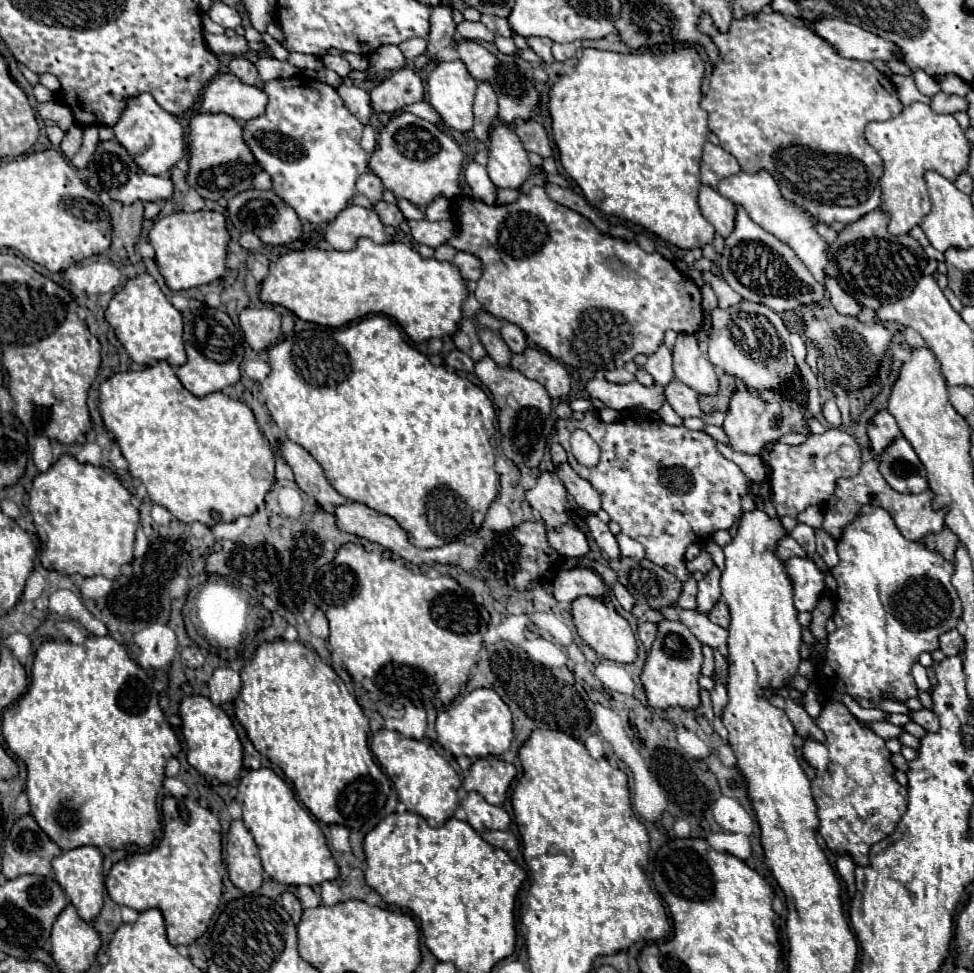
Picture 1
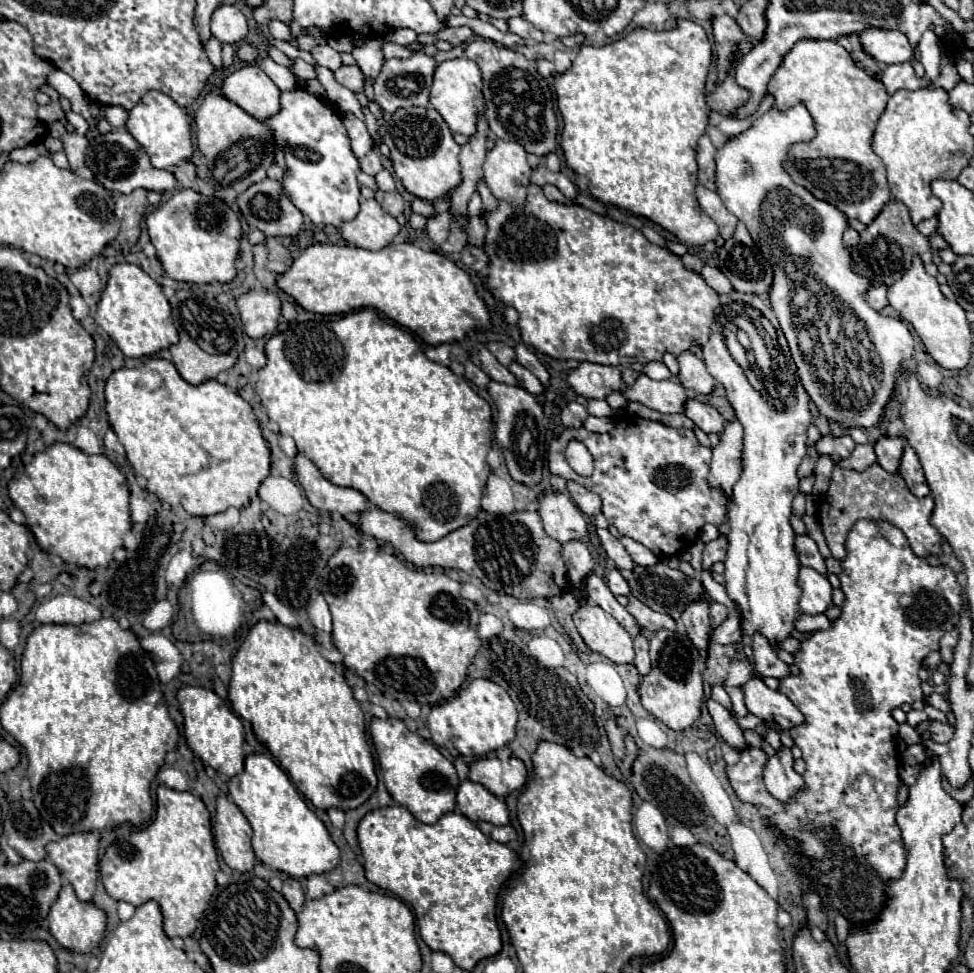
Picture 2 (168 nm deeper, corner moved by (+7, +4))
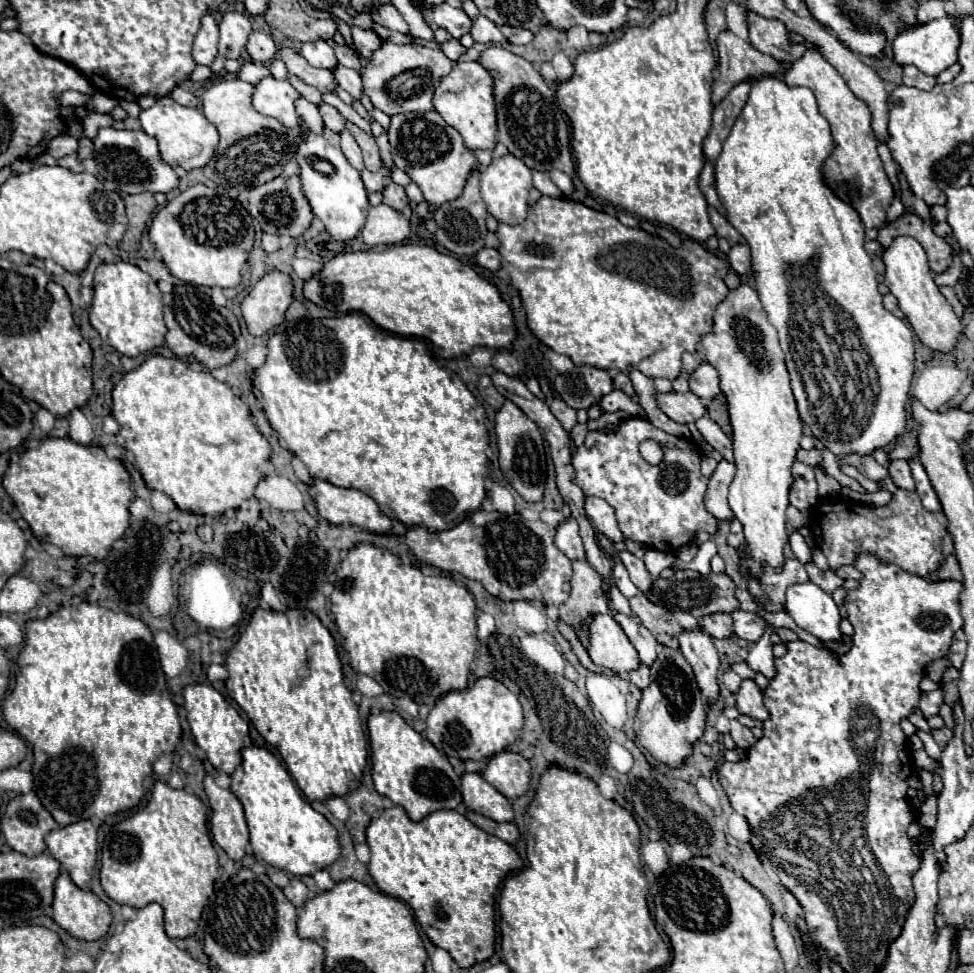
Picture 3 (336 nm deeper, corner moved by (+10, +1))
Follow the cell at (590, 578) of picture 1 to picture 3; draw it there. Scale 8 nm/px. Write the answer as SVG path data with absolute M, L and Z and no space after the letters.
M613 612L613 618L621 624L621 628L627 634L627 638L631 640L631 644L635 644L641 662L651 668L651 664L655 662L655 656L657 656L657 646L659 646L659 642L653 638L653 634L643 624L639 624L637 620L633 620L625 614Z

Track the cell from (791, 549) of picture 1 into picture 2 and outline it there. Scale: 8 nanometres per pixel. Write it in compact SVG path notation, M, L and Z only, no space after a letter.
M796 535L796 555L798 555L798 561L800 565L804 567L812 567L814 571L826 575L826 565L824 565L824 559L816 547L816 543L808 537L808 535Z

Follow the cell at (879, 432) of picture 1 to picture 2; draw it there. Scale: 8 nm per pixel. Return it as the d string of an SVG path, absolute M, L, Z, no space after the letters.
M884 435L882 439L878 439L874 443L878 463L890 473L896 473L900 457L902 457L902 449L904 449L904 441L900 437L892 437L892 435Z

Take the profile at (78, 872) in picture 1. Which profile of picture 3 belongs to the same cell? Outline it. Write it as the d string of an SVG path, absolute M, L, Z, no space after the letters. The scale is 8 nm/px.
M91 820L61 826L45 836L47 850L69 872L79 888L87 888L97 862L97 828Z

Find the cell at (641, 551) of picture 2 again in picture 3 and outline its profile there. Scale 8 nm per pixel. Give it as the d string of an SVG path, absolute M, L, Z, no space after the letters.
M647 548L643 562L645 562L647 570L649 570L653 576L659 576L665 568L675 568L675 554Z

